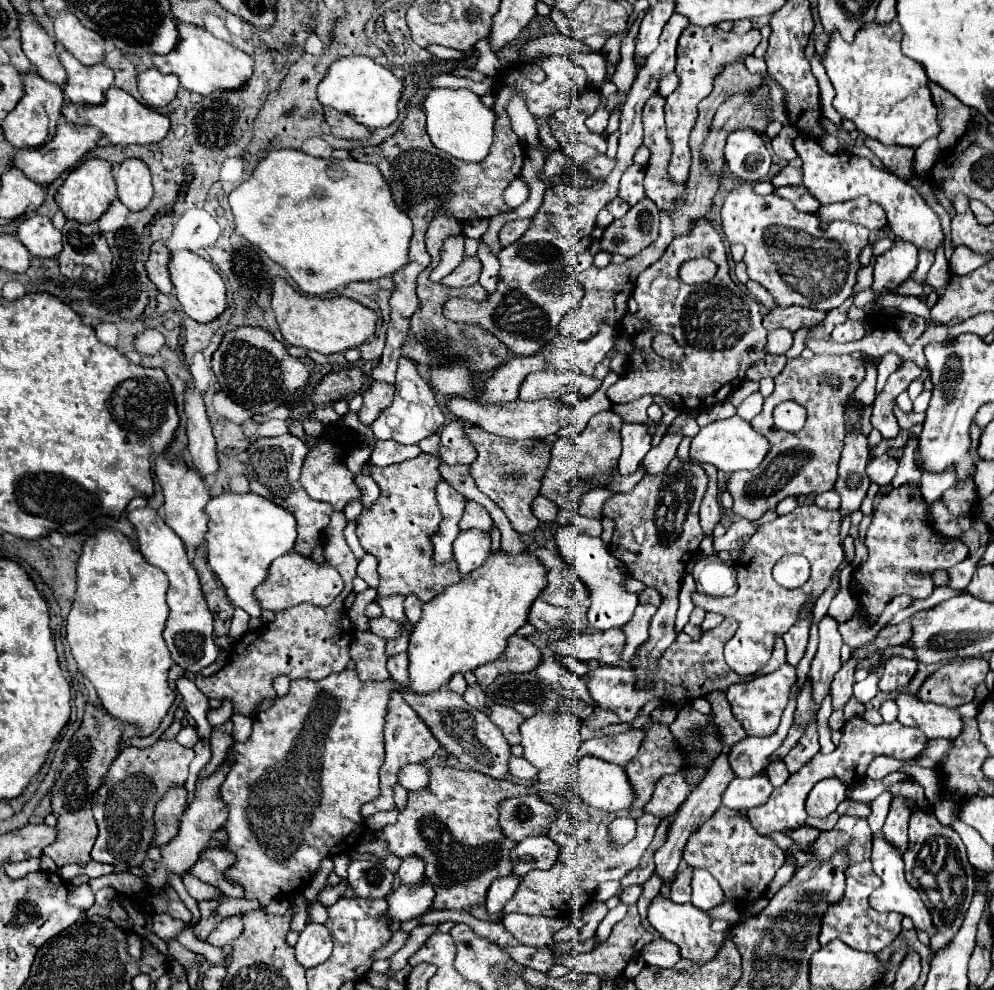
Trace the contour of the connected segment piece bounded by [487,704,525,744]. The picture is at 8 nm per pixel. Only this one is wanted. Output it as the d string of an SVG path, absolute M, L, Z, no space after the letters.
M491 704L491 706L487 706L487 716L491 720L495 720L495 724L503 730L503 736L507 738L509 744L519 744L519 740L521 740L519 726L525 720L519 712L515 712L513 708L507 708L507 706Z

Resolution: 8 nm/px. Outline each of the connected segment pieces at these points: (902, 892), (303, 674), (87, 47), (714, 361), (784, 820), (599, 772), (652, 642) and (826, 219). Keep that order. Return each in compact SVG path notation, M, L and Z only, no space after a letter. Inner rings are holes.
M883 832L873 836L873 854L871 854L871 862L873 862L873 872L883 880L883 886L879 890L875 890L871 894L871 906L879 912L899 912L905 914L913 920L915 930L923 930L929 936L935 934L935 924L931 920L931 912L927 912L927 906L923 904L923 900L919 900L919 892L915 892L915 888L911 888L905 880L903 874L903 860L901 854L883 838Z
M333 512L331 514L331 522L329 526L325 528L325 536L327 536L327 544L325 544L325 560L341 574L341 578L345 578L345 588L343 592L329 604L329 606L315 606L315 604L299 604L299 606L293 606L293 608L287 608L287 610L281 610L275 614L275 620L269 622L269 624L263 624L261 628L255 630L255 634L251 636L251 632L247 632L245 636L241 636L237 640L237 644L233 646L231 650L231 656L229 656L229 662L223 670L215 672L213 676L201 676L197 674L195 676L195 684L197 688L207 696L207 698L215 698L215 700L225 700L229 698L233 702L233 712L235 714L245 714L245 716L251 716L251 712L255 710L255 706L265 700L265 698L275 698L275 690L273 690L273 678L279 676L279 674L285 674L289 678L311 678L311 680L321 680L333 672L341 672L347 662L349 662L349 646L353 642L353 636L355 636L355 628L351 626L351 620L343 608L343 602L345 598L351 594L353 590L353 584L351 580L355 578L355 568L357 568L357 558L353 556L351 548L347 546L345 542L345 536L343 536L343 528L345 528L345 514L343 512Z
M59 12L53 16L53 30L57 42L63 44L67 52L71 52L81 64L99 64L103 60L105 48L101 44L101 36L89 30L79 22L79 18L71 12Z
M705 218L693 220L689 232L685 236L675 236L675 240L667 246L667 252L655 264L651 264L651 268L647 268L645 272L641 272L637 276L633 298L639 304L637 318L647 322L647 328L643 328L639 334L635 334L631 338L633 352L629 354L627 370L607 390L607 398L613 404L625 404L625 402L633 402L645 394L651 394L651 396L659 394L659 396L667 398L677 410L705 410L719 402L725 402L729 398L729 394L733 392L733 388L739 386L747 378L747 370L767 356L767 352L763 352L763 348L767 344L767 330L761 324L759 304L755 298L743 298L743 296L745 296L743 290L729 276L727 254L725 254L725 246L723 246L719 232ZM699 256L705 256L717 264L719 270L717 270L715 278L709 280L707 286L687 286L687 284L679 282L677 268L681 266L681 262L699 258ZM655 334L671 334L677 340L677 344L681 344L685 348L685 360L669 362L669 360L659 358L651 346Z
M855 716L849 722L845 722L845 726L841 730L841 742L831 754L821 754L821 752L815 754L807 764L803 764L803 768L799 772L791 774L783 786L773 790L767 804L763 804L759 808L751 808L747 812L747 818L751 820L753 828L763 836L777 832L777 830L801 828L801 826L805 826L805 820L807 820L807 814L803 810L803 802L805 802L809 790L819 780L835 776L843 784L853 786L865 778L867 766L871 764L873 758L891 756L899 762L907 762L907 760L915 758L925 748L925 744L927 744L927 738L923 736L923 732L919 732L919 728L909 728L909 726L903 726L899 722L891 722L891 724L883 722L879 726L873 726L867 720L863 720L861 716Z
M583 756L579 760L573 790L577 790L585 804L607 812L627 810L635 798L625 770L617 764L595 760L595 756Z
M673 458L663 474L643 476L643 480L631 492L615 494L603 506L603 514L617 522L609 544L611 552L627 564L637 580L655 588L663 598L655 616L651 618L645 646L637 648L635 652L635 672L639 672L639 684L643 684L643 672L655 672L659 656L677 638L675 616L679 608L681 578L705 536L699 524L699 506L707 492L707 482L709 478L699 464L681 464L677 458Z
M865 196L849 200L849 202L821 206L815 212L815 216L819 216L821 224L829 224L833 220L847 220L847 222L863 224L869 230L877 230L877 228L883 228L887 224L883 208L879 204L869 202Z

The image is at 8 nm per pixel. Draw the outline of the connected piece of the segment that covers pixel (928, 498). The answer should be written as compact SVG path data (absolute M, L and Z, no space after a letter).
M951 470L945 472L943 478L941 478L941 474L923 474L921 494L923 494L925 504L933 504L935 500L939 500L945 490L953 488L953 484L955 484L955 476Z

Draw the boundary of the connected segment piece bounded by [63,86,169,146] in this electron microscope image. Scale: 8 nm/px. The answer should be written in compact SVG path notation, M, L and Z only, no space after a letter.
M109 88L105 102L97 104L97 106L83 106L83 104L67 104L63 106L63 118L67 122L73 124L81 124L81 126L93 126L97 130L101 130L101 134L111 142L111 144L121 144L121 146L129 146L129 144L153 144L153 142L161 142L169 130L169 118L143 106L141 102L137 102L133 96L127 96L127 92L119 90L119 88Z

